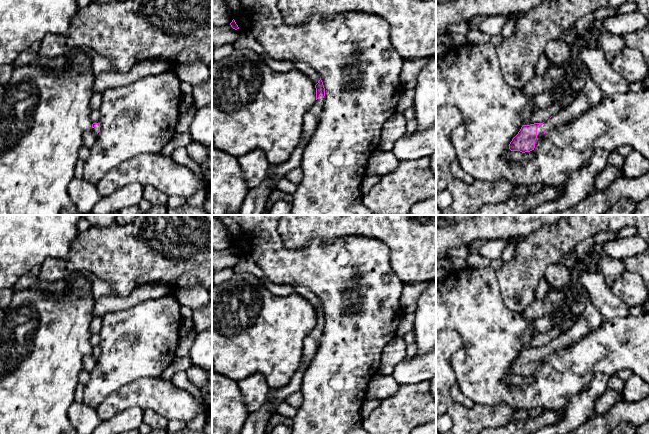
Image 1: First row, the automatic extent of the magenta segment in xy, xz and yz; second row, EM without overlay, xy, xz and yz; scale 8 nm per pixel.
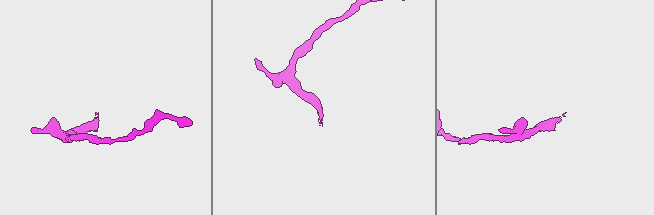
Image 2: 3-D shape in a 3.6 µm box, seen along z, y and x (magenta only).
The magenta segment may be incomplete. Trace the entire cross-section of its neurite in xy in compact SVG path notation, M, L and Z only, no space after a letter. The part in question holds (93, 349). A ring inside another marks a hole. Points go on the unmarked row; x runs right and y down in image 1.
M93 347L92 353L83 358L83 368L91 372L96 365L97 358L100 356L100 347Z

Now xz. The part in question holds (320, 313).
M321 302L318 305L318 307L315 309L315 312L316 312L316 325L312 329L312 331L307 334L304 340L304 349L302 352L301 362L304 364L305 369L309 366L312 359L314 358L322 337L325 312Z

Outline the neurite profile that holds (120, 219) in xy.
M116 215L116 224L127 225L135 220L138 215Z

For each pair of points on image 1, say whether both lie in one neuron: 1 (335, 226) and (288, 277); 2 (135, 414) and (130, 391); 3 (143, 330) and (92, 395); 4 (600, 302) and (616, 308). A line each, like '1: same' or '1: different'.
1: different
2: different
3: same
4: same

